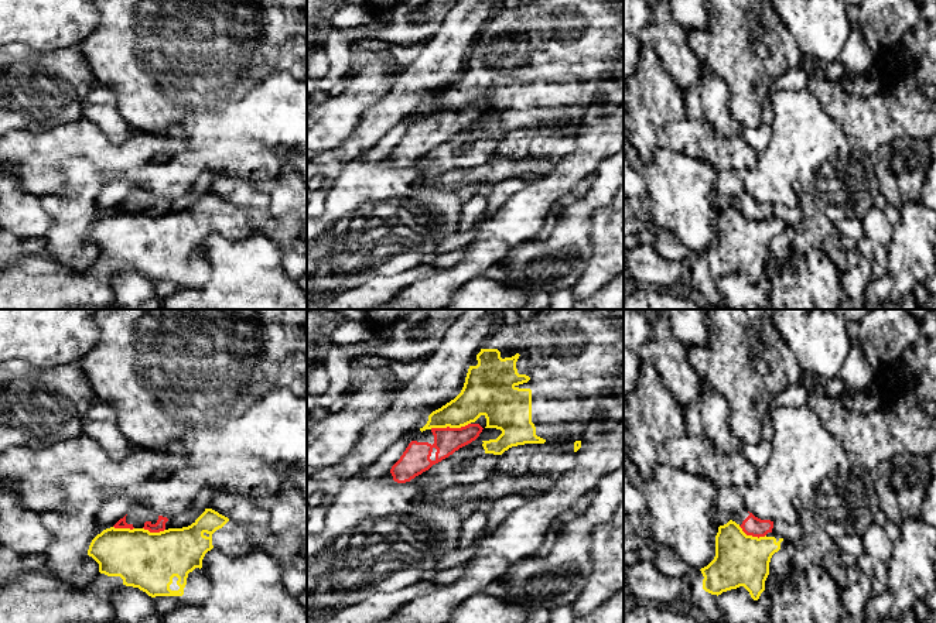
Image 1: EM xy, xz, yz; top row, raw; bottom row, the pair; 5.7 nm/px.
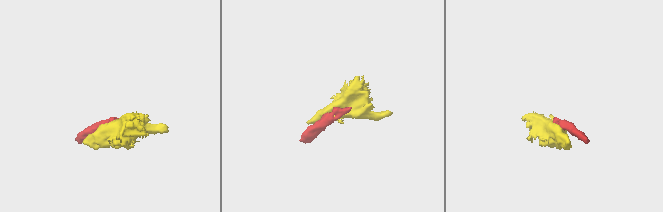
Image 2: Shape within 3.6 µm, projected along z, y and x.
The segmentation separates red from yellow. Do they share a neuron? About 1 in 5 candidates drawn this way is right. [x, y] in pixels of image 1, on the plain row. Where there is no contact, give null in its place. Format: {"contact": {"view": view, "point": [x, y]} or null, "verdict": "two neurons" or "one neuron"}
{"contact": {"view": "xz", "point": [448, 110]}, "verdict": "two neurons"}

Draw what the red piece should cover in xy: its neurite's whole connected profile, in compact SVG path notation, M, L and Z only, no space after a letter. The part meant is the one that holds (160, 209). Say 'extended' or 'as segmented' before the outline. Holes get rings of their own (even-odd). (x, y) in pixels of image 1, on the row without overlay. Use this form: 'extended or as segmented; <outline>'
extended; M134 189L123 202L120 202L115 212L144 212L150 216L160 216L170 212L168 202L158 199L147 189Z

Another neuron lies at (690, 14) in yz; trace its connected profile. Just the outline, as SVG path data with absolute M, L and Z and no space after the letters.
M669 0L669 8L684 31L704 28L710 23L710 0Z

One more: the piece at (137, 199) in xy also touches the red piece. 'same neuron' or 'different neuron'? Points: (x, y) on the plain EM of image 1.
same neuron

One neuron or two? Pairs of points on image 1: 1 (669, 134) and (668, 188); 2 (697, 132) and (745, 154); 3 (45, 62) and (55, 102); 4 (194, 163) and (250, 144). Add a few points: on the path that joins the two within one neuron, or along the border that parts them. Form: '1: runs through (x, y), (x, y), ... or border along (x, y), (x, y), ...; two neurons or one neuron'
1: border along (659, 146), (700, 161); two neurons
2: runs through (709, 143), (716, 150), (734, 153); one neuron
3: runs through (50, 72), (55, 78), (55, 92); one neuron
4: runs through (208, 156), (219, 144), (236, 144); one neuron

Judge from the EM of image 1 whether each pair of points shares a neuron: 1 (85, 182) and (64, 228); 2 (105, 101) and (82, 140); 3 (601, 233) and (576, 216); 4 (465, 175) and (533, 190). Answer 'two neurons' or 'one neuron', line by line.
1: one neuron
2: two neurons
3: two neurons
4: two neurons

